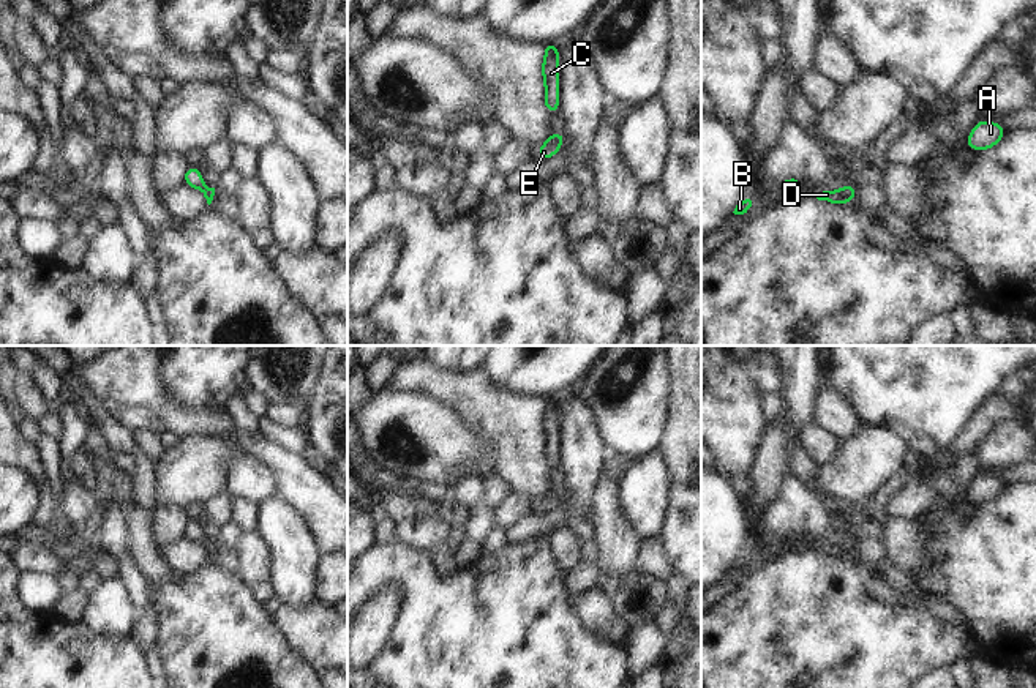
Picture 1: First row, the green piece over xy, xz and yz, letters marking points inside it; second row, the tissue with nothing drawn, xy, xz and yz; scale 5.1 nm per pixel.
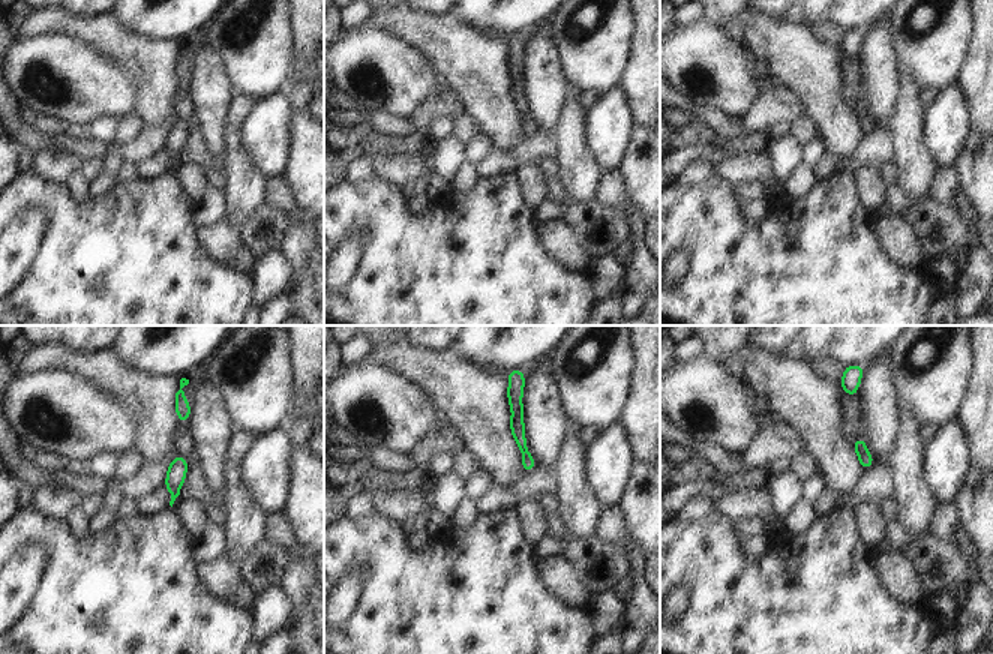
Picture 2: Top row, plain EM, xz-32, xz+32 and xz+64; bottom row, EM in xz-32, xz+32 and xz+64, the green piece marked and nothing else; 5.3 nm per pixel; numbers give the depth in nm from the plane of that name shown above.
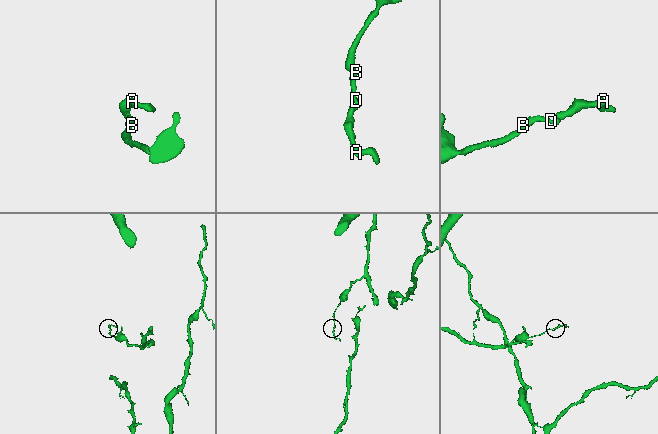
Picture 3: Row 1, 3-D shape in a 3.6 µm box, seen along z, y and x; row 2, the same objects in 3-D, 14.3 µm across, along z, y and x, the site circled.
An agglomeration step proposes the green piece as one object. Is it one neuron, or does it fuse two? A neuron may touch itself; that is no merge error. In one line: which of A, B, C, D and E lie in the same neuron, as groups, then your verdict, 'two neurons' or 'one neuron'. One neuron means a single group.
A B C D E | one neuron

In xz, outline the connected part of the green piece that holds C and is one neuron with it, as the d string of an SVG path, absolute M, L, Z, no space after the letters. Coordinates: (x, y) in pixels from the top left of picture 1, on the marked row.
M543 43L545 57L542 63L542 76L545 85L543 104L551 115L559 115L559 46Z

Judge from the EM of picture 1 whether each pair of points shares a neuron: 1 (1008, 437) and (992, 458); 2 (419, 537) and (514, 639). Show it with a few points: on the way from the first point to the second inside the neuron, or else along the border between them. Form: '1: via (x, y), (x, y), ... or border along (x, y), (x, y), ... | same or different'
1: via (1008, 442), (997, 453) | same
2: border along (395, 538), (428, 551) | different

